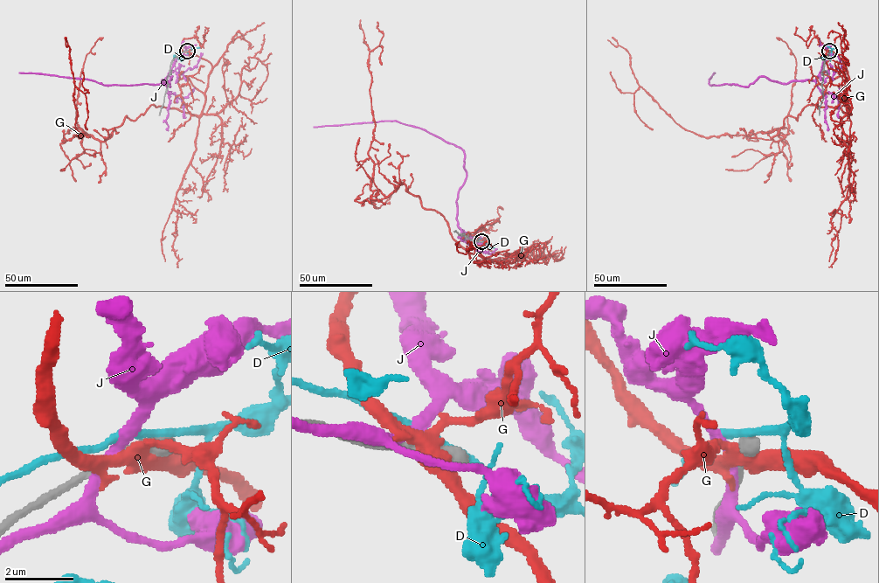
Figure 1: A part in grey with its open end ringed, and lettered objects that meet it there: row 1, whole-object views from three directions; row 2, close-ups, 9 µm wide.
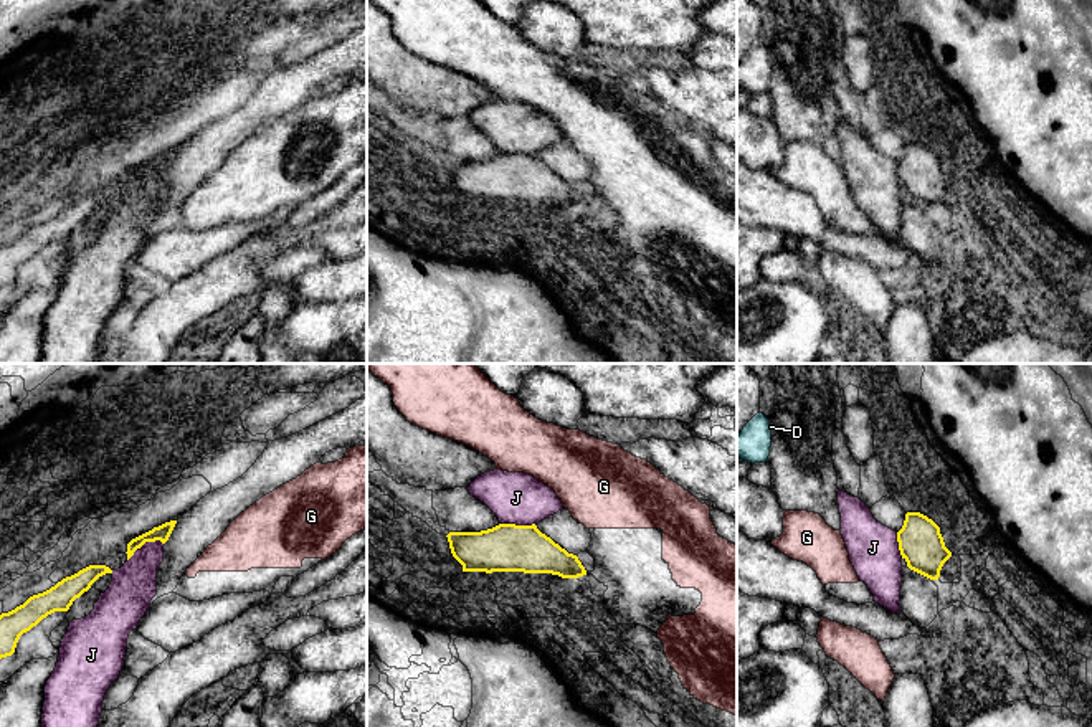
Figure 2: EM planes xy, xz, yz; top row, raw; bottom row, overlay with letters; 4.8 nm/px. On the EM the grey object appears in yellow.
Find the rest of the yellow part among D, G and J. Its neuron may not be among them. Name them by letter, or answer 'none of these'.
none of these

